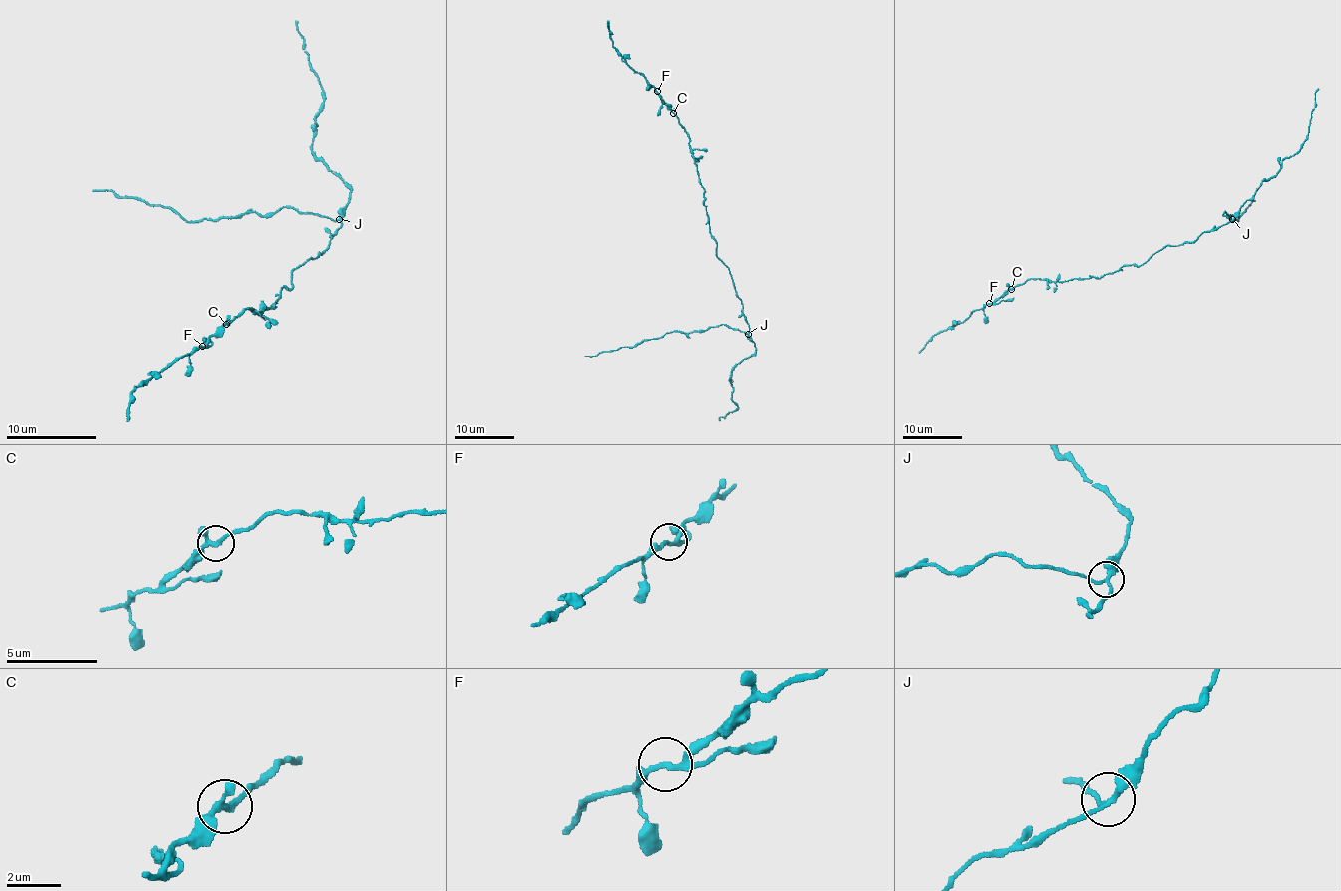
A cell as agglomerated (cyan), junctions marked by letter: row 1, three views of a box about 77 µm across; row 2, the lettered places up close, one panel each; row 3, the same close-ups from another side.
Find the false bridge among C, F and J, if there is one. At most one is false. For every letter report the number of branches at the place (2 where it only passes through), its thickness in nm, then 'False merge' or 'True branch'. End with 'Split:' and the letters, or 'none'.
C: Branches: 3. Thickness 200 nm. True branch
F: Branches: 3. Thickness 200 nm. True branch
J: Branches: 3. Thickness 200 nm. False merge
Split: J

